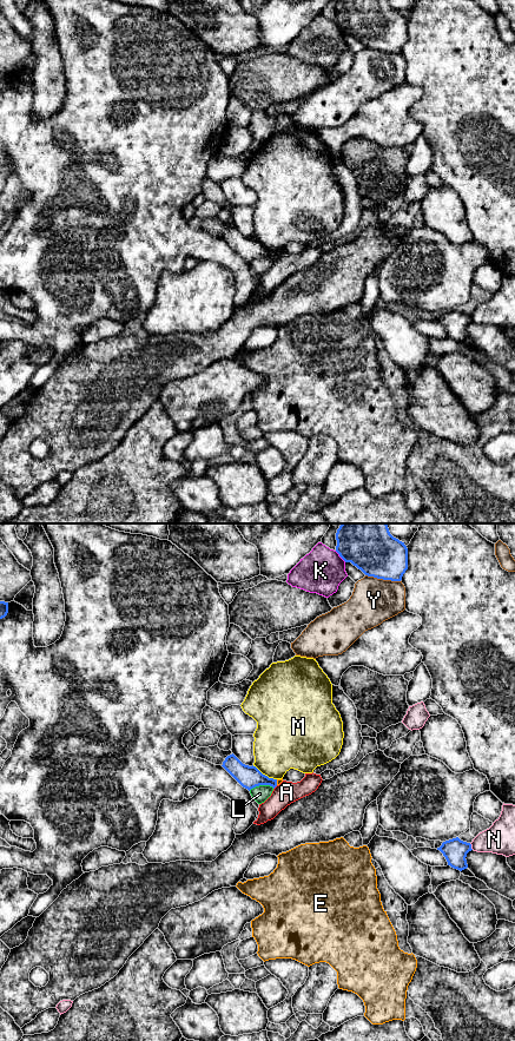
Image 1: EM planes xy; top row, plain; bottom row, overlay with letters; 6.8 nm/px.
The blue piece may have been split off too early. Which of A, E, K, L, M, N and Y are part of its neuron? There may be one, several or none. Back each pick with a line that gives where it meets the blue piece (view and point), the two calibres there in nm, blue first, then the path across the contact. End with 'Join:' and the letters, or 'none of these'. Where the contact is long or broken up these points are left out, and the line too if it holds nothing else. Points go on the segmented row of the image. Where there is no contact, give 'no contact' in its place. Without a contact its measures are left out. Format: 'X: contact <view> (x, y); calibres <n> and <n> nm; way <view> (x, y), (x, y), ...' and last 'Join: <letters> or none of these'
Join: none of these

